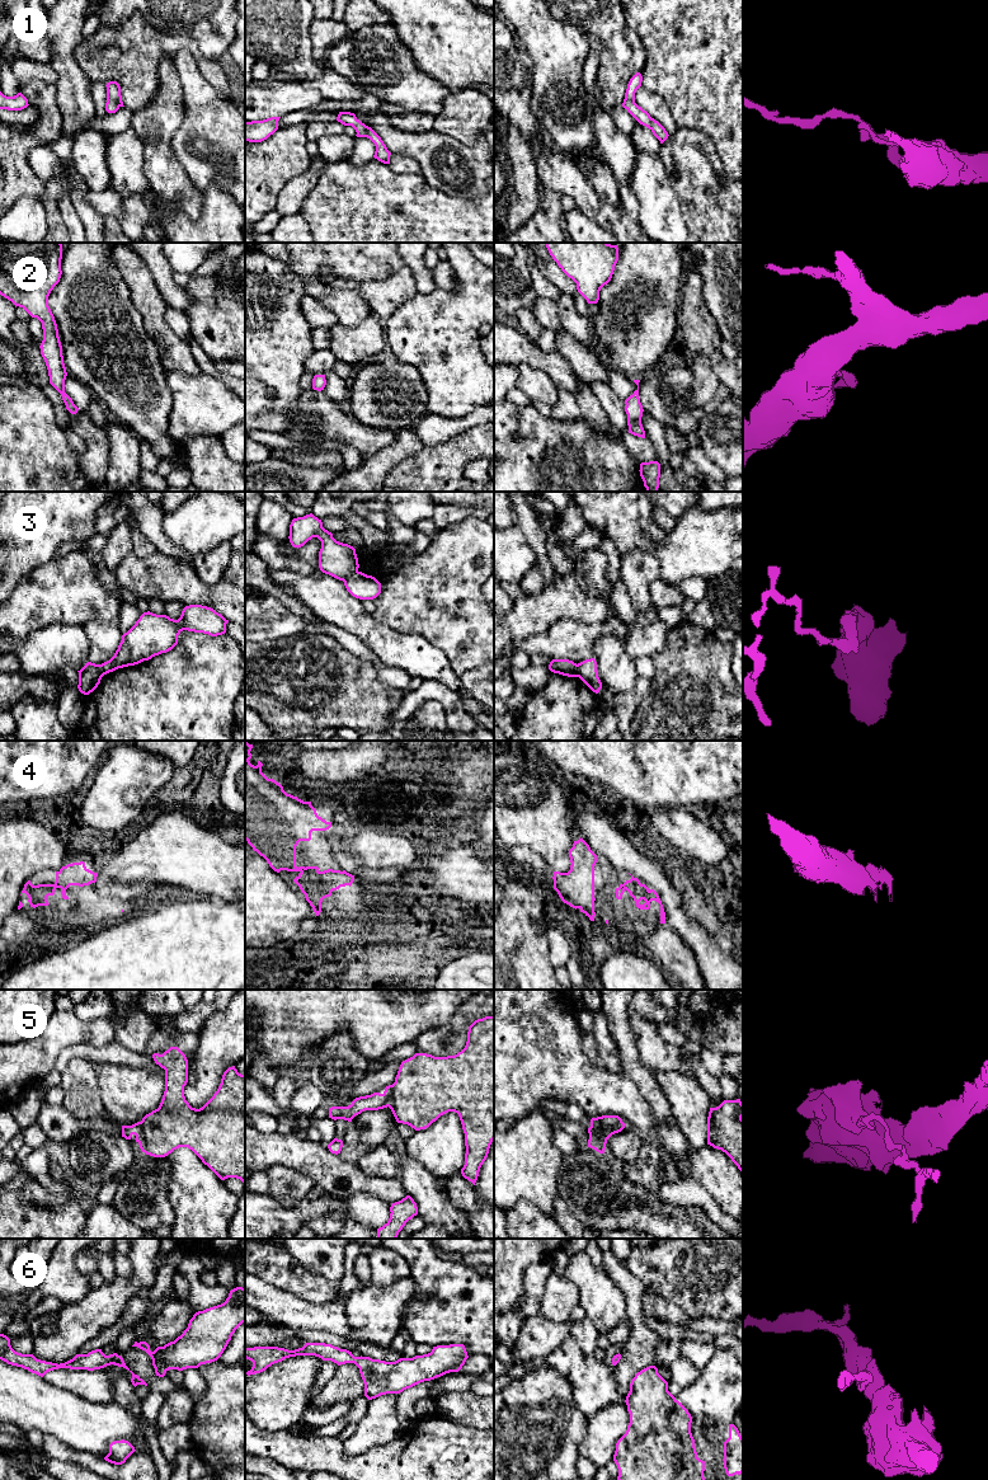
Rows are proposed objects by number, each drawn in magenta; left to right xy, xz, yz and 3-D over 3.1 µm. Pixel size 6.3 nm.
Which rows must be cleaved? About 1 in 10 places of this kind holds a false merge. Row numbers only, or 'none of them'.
5

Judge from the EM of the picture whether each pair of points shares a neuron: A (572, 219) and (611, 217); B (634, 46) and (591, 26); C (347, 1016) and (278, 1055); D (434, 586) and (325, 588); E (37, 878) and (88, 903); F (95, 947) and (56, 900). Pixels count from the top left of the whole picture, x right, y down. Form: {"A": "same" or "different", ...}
{"A": "different", "B": "same", "C": "same", "D": "different", "E": "same", "F": "different"}

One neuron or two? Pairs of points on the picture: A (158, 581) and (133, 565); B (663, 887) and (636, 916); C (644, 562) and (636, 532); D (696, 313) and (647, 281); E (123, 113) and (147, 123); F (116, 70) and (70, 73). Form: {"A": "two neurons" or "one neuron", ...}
{"A": "one neuron", "B": "two neurons", "C": "two neurons", "D": "two neurons", "E": "two neurons", "F": "two neurons"}

